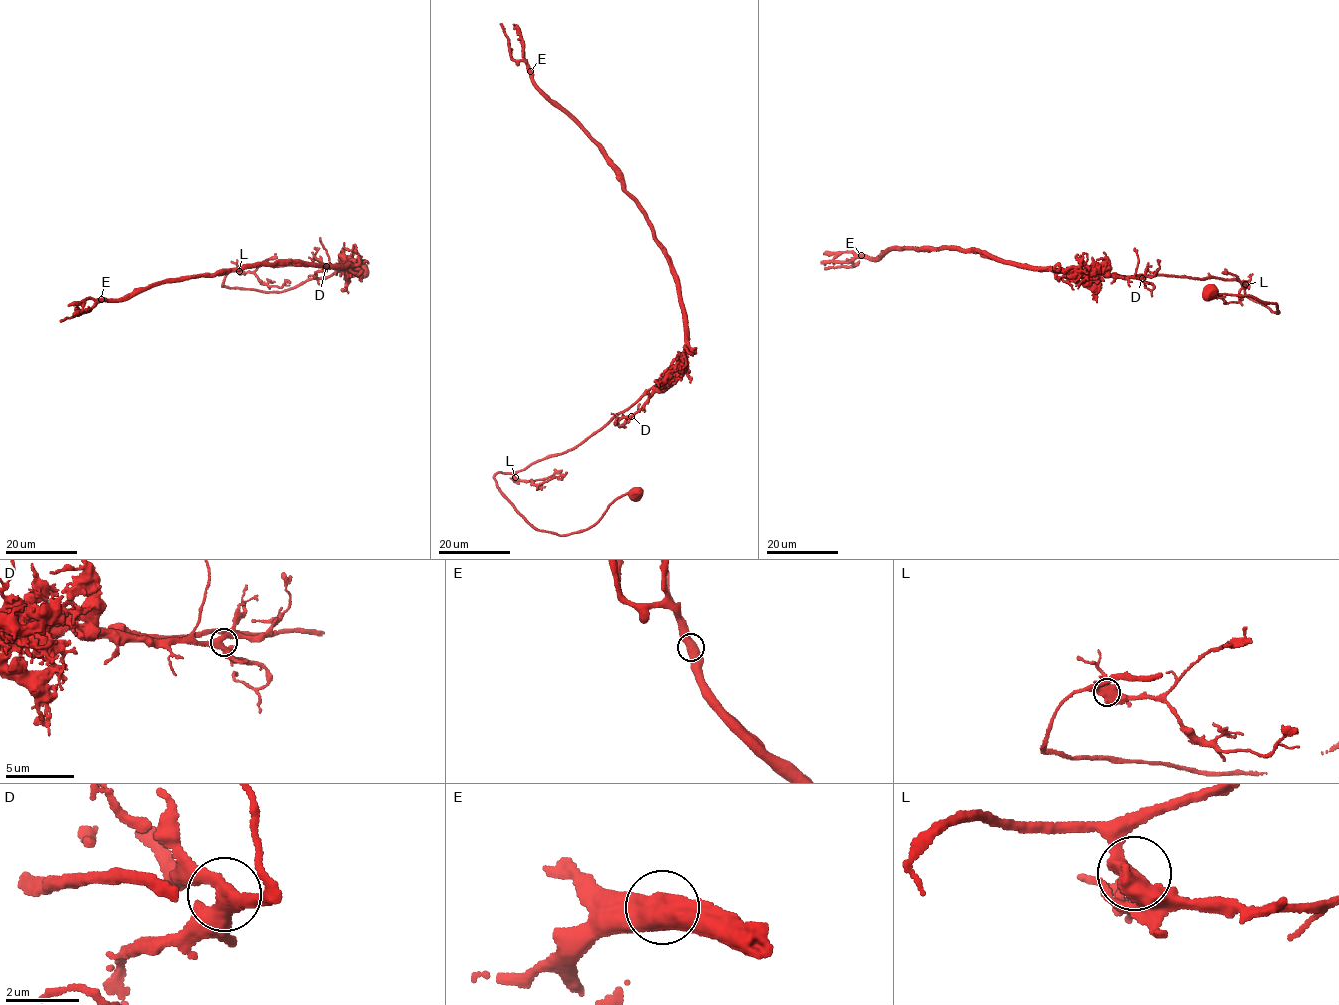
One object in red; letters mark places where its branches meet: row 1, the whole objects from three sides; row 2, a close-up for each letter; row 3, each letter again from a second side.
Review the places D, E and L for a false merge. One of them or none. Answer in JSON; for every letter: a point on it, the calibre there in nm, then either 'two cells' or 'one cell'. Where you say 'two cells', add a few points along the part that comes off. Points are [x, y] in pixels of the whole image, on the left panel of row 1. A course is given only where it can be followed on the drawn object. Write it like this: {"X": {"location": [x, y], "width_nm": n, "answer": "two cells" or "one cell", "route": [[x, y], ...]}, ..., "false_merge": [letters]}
{"D": {"location": [326, 266], "width_nm": 440, "answer": "one cell"}, "E": {"location": [101, 299], "width_nm": 600, "answer": "two cells", "route": [[101, 299], [127, 299], [156, 284], [242, 266], [299, 261], [317, 265], [352, 264], [341, 262], [337, 265]]}, "L": {"location": [239, 271], "width_nm": 550, "answer": "one cell"}, "false_merge": ["E"]}

